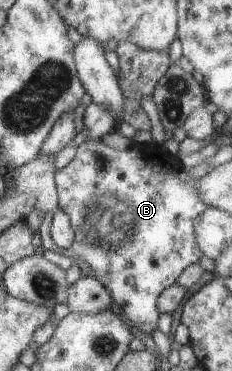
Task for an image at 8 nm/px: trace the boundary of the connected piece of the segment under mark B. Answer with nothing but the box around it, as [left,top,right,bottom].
[38,139,207,333]

